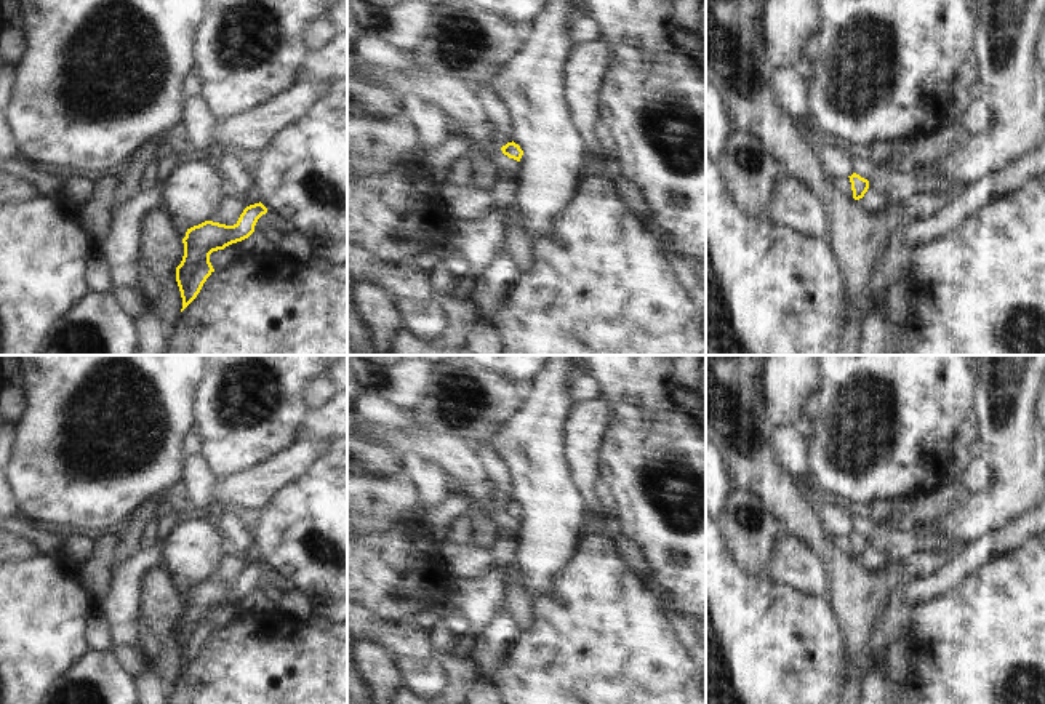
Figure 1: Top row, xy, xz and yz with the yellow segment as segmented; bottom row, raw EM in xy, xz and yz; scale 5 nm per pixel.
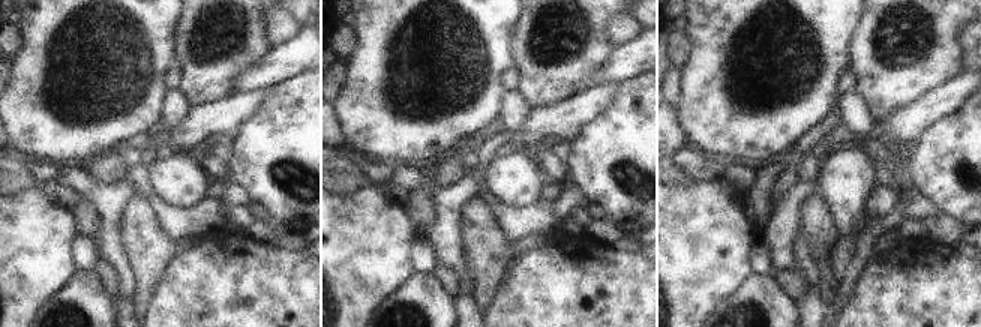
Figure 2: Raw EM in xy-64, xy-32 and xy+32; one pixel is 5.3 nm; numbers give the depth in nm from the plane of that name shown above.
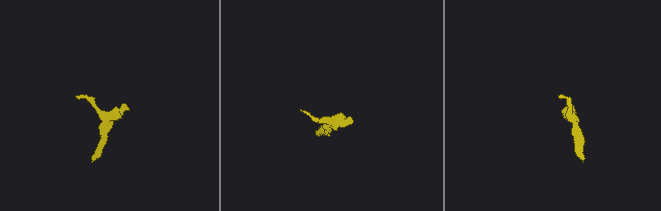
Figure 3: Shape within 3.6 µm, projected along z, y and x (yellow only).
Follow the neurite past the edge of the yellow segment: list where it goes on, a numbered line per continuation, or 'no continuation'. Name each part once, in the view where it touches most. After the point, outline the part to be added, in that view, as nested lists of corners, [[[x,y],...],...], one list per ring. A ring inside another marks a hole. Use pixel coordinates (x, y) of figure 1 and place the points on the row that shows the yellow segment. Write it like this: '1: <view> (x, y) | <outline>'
no continuation

